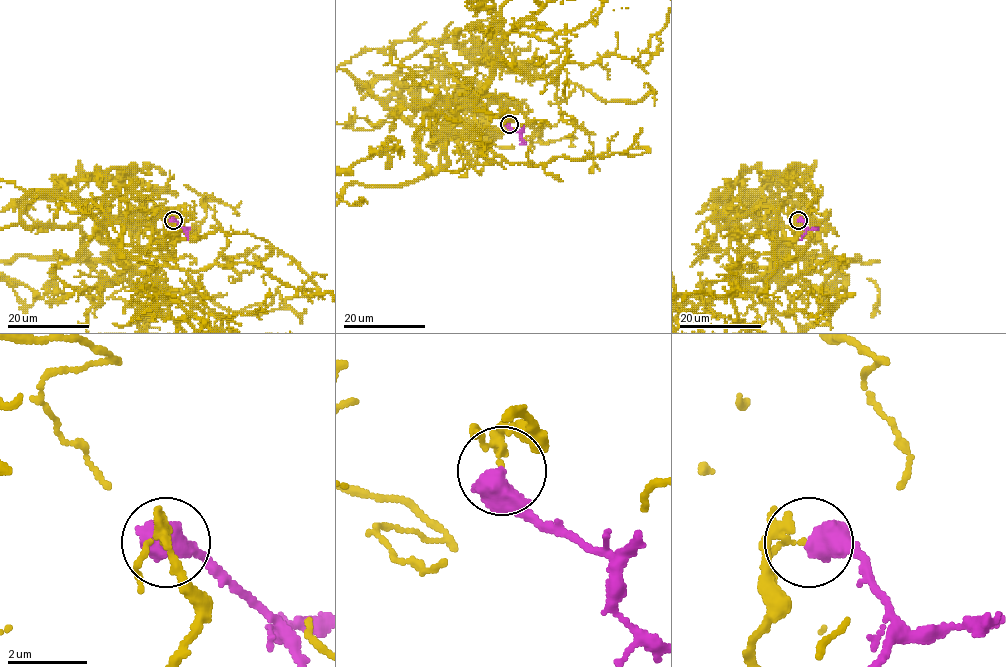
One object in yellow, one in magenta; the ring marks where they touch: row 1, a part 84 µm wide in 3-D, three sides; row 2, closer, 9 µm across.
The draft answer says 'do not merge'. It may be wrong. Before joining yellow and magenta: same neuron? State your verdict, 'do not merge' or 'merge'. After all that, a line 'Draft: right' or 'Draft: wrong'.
do not merge
Draft: right

